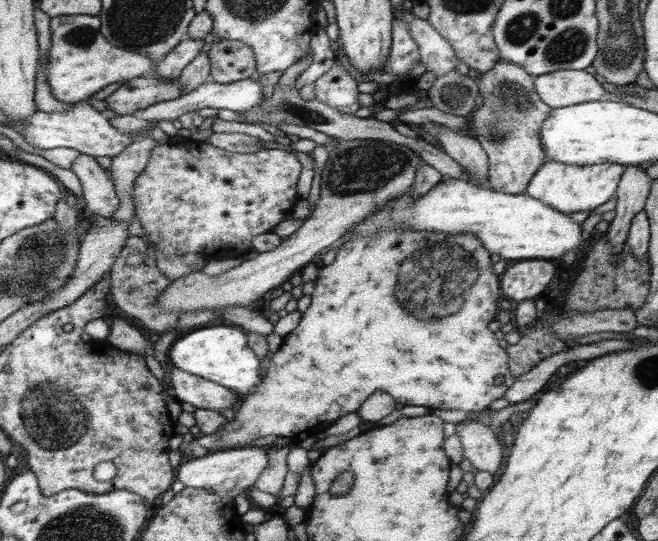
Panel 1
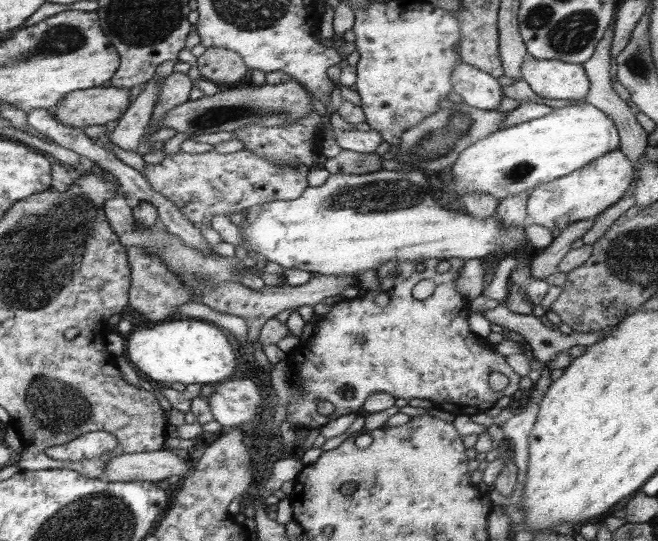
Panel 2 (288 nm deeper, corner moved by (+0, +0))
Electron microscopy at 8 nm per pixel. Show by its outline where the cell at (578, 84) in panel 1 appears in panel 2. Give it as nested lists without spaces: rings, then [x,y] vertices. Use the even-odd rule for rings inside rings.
[[[529,58],[521,64],[521,80],[541,98],[551,100],[585,100],[589,78],[581,64],[565,64],[561,60]]]

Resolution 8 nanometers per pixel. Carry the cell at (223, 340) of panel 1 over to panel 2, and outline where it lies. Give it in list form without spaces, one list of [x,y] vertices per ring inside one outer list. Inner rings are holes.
[[[171,320],[153,326],[143,326],[129,332],[125,338],[127,362],[155,386],[173,382],[181,384],[221,384],[237,374],[233,346],[215,324],[203,320]]]

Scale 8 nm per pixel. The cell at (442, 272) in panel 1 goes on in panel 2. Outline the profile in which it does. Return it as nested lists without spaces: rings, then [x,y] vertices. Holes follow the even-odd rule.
[[[425,258],[425,260],[387,260],[383,264],[379,264],[377,268],[371,268],[375,272],[375,278],[379,282],[379,288],[373,290],[363,290],[363,296],[355,296],[351,300],[339,300],[337,304],[329,306],[329,312],[325,316],[319,316],[313,322],[313,334],[309,340],[299,342],[293,350],[289,350],[285,354],[285,360],[289,364],[289,398],[285,404],[285,420],[283,424],[293,426],[295,430],[319,430],[325,424],[337,420],[339,416],[345,414],[357,414],[365,400],[373,394],[391,394],[395,400],[403,398],[403,400],[411,400],[411,398],[421,398],[421,400],[429,400],[433,404],[433,408],[437,408],[439,412],[447,412],[451,416],[477,416],[483,412],[489,412],[491,408],[495,408],[495,402],[503,396],[515,394],[519,390],[519,374],[515,374],[511,370],[511,366],[507,364],[507,358],[503,358],[501,354],[495,352],[495,346],[489,344],[485,338],[475,336],[469,330],[469,312],[471,312],[471,304],[469,300],[465,300],[465,296],[461,296],[457,292],[457,278],[465,272],[463,264],[465,260],[457,260],[451,258],[449,260],[449,272],[445,274],[437,274],[433,268],[439,260],[437,258]],[[421,262],[425,264],[423,272],[415,272],[415,264]],[[395,268],[399,268],[399,278],[387,278],[389,272],[393,272]],[[421,280],[433,280],[435,290],[427,300],[415,300],[411,296],[411,290],[421,282]],[[387,292],[389,294],[389,304],[385,308],[379,308],[373,304],[375,296]],[[357,338],[363,338],[363,342],[357,342]],[[491,372],[501,372],[509,378],[507,388],[503,388],[501,392],[491,392],[487,386],[487,376]],[[319,400],[327,400],[335,406],[335,412],[331,416],[319,416],[317,414],[317,402]]]

